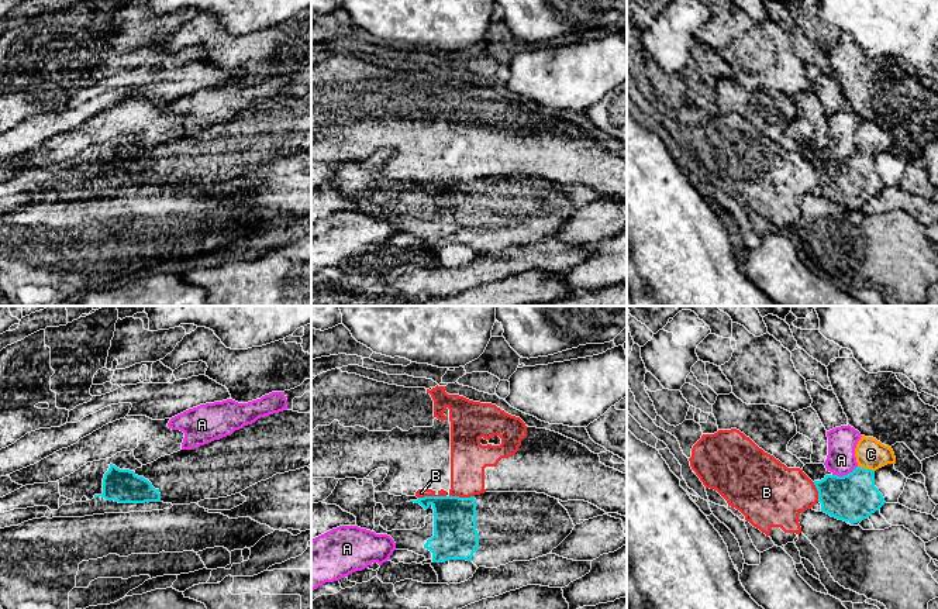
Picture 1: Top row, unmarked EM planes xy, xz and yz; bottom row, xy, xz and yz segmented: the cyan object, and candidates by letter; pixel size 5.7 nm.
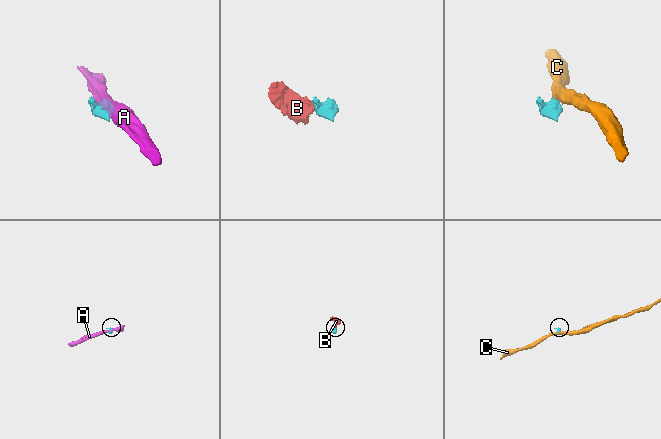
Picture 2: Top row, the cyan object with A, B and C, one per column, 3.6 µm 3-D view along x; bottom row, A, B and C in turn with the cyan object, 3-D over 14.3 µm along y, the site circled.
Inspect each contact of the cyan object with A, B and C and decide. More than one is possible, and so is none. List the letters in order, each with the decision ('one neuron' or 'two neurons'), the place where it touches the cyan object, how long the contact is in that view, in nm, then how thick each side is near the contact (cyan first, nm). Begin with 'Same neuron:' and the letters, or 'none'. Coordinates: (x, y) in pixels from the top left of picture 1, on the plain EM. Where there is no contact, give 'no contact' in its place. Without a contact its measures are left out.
Same neuron: none
A: two neurons; contact yz (844, 160); length 160 nm; calibres 280 and 170 nm
B: two neurons; contact xz (431, 181); length 160 nm; calibres 240 and 50 nm
C: two neurons; contact yz (866, 154); length 100 nm; calibres 280 and 170 nm

